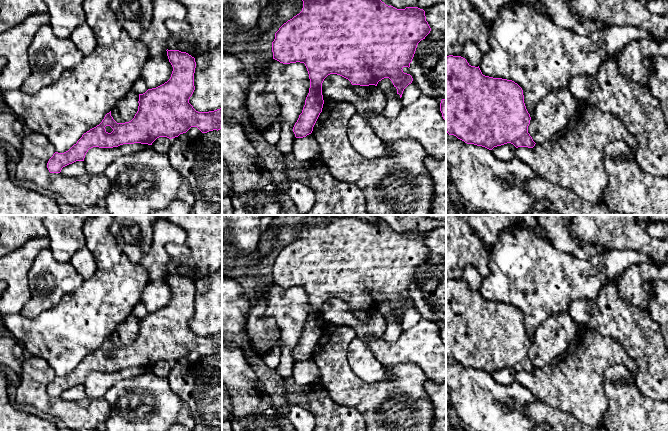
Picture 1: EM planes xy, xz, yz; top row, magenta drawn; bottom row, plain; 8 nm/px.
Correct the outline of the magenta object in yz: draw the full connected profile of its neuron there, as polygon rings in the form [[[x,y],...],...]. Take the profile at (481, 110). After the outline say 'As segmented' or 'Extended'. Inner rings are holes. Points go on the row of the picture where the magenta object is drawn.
[[[446,56],[446,132],[454,135],[467,144],[474,144],[492,150],[507,143],[516,148],[533,148],[535,142],[528,133],[530,124],[522,88],[512,80],[493,78],[482,74],[479,66],[471,66],[461,56]]]. As segmented

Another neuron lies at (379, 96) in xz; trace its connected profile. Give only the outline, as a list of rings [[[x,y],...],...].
[[[337,74],[328,75],[322,83],[322,95],[325,103],[353,105],[360,115],[382,115],[387,104],[385,93],[377,86],[366,97],[358,96],[351,82]]]

